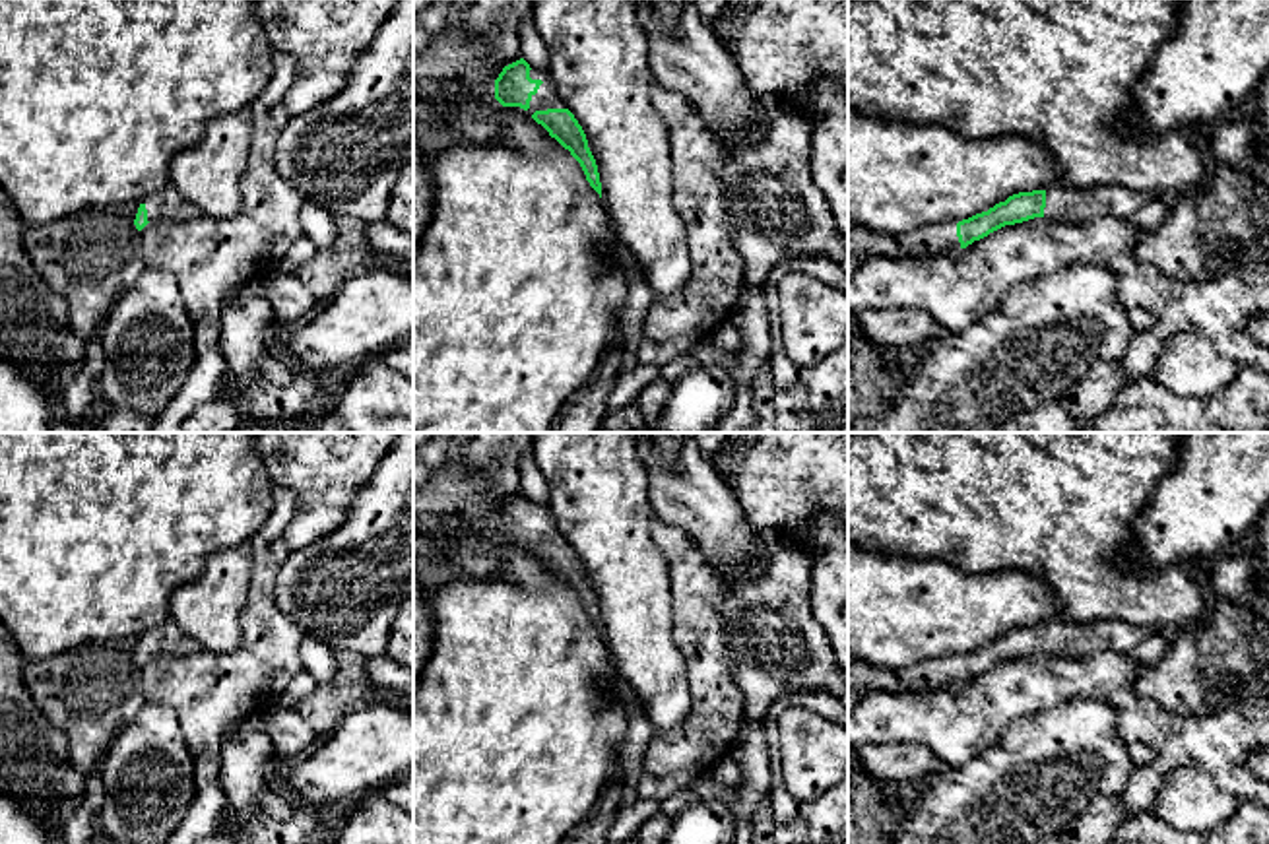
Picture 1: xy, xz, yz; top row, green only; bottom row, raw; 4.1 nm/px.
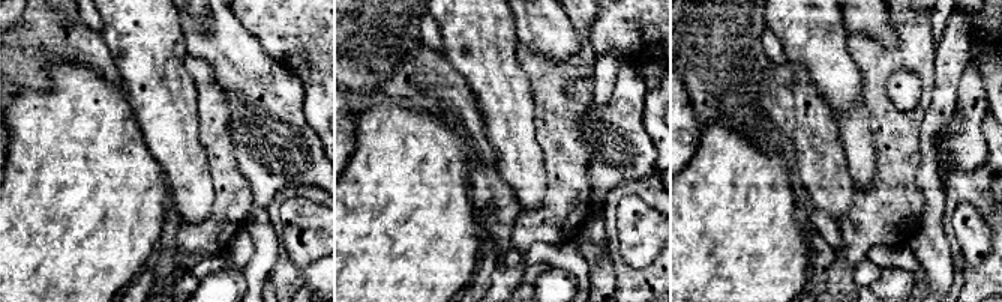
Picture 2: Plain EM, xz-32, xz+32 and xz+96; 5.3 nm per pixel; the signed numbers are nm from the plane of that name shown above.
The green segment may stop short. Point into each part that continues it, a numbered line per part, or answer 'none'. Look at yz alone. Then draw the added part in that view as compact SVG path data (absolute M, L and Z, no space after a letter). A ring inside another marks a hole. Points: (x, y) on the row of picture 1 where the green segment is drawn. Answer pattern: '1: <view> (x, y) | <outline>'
1: yz (1114, 200) | M1058 184L1046 190L1044 217L1073 223L1098 215L1127 219L1145 202L1147 196L1141 192L1118 184L1102 184L1089 190L1069 190Z
2: yz (934, 239) | M947 219L941 223L914 227L910 231L873 231L865 227L848 227L848 256L906 258L951 254L960 248L957 237L959 221L962 219Z

